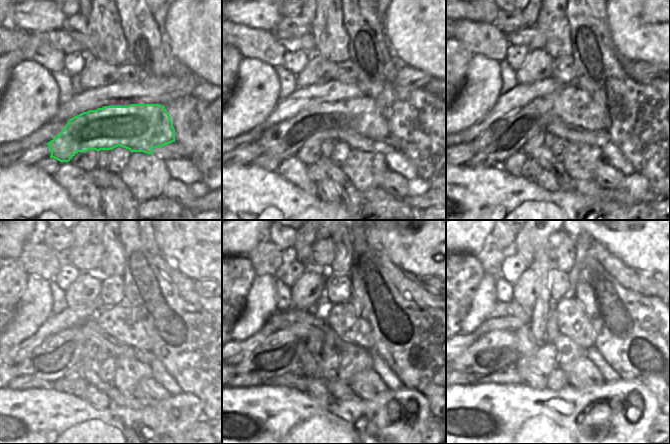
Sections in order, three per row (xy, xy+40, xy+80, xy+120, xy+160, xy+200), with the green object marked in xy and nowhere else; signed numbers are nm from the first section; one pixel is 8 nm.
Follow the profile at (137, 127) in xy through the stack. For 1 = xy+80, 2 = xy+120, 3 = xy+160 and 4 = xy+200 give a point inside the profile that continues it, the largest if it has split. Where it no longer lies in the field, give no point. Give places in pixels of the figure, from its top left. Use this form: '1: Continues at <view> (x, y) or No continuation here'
1: Continues at xy+80 (568, 110)
2: Continues at xy+120 (116, 331)
3: Continues at xy+160 (281, 352)
4: Continues at xy+200 (496, 350).

